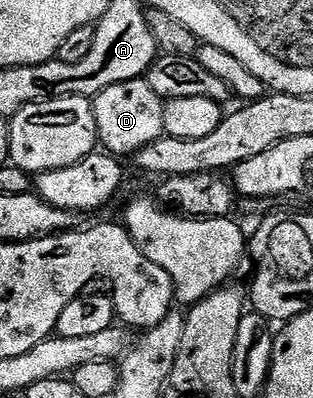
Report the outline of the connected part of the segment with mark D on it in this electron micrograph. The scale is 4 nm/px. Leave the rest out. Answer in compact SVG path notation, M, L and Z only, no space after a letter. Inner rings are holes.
M148 79L128 80L115 86L107 86L107 90L92 97L92 101L97 138L106 153L118 158L129 158L143 146L165 135L165 101L159 94L155 94L155 90L151 90Z

